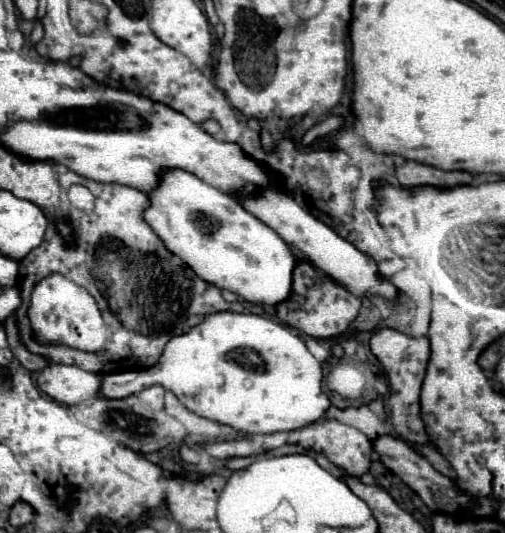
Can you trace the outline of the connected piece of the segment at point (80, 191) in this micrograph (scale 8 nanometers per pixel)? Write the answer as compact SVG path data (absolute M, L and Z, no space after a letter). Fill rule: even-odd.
M76 184L72 188L76 188L76 206L80 210L90 212L94 208L94 196L92 196L92 192L86 186L80 186L80 184Z

